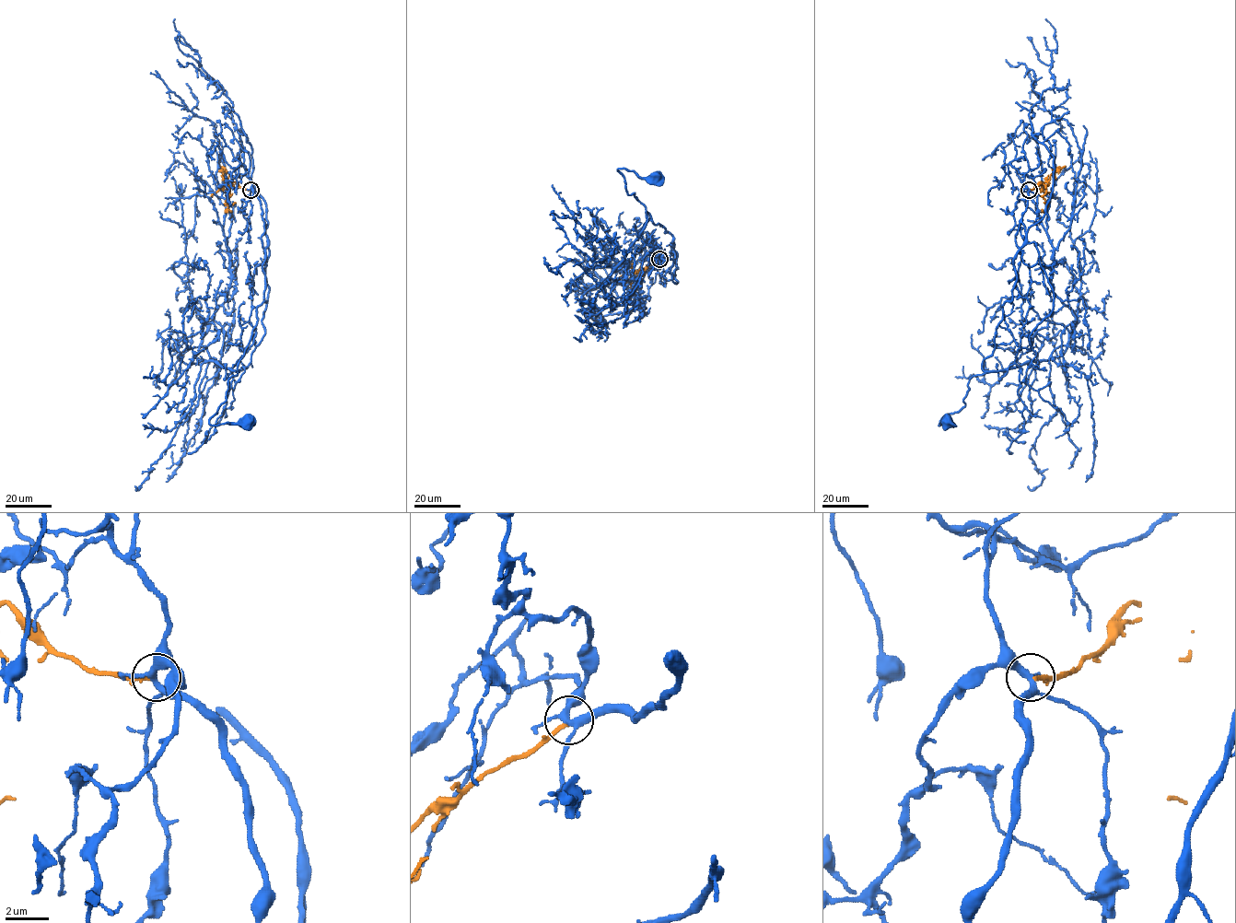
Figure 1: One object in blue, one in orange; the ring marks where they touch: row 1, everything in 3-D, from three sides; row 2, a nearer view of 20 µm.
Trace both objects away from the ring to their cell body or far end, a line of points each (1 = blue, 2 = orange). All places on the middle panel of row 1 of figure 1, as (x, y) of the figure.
1: (659, 259), (670, 251), (675, 255), (672, 236), (646, 215), (635, 193), (627, 193), (618, 169), (656, 177)
2: (659, 259), (638, 275), (636, 273), (635, 276), (635, 272), (639, 275)

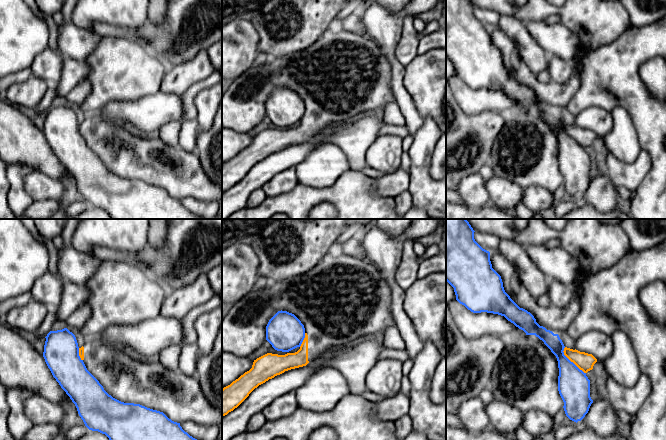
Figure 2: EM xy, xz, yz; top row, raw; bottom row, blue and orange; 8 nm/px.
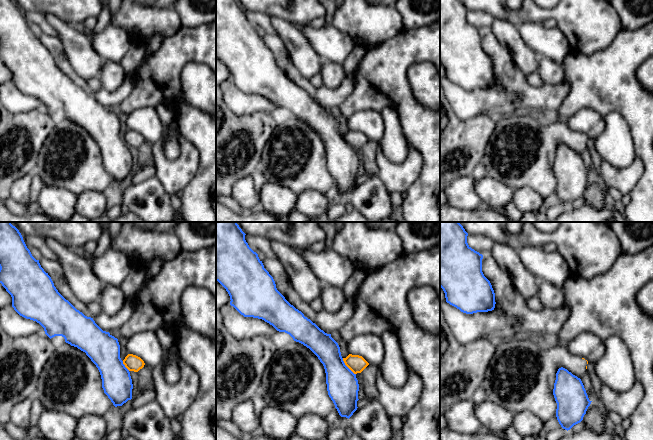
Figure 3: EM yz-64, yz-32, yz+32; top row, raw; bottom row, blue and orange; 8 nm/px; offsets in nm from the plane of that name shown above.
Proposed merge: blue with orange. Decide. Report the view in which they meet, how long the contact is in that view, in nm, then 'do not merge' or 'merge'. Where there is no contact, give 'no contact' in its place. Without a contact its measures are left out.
yz | 280 nm | do not merge

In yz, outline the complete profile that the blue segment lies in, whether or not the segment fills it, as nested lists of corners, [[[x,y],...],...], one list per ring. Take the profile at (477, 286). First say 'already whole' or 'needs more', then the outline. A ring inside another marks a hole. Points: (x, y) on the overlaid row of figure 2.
already whole; [[[446,219],[446,281],[454,288],[456,300],[473,313],[487,312],[504,316],[526,335],[535,335],[542,340],[558,361],[558,391],[564,402],[565,414],[576,423],[581,421],[593,403],[590,380],[564,355],[565,346],[559,335],[540,326],[530,312],[520,308],[505,292],[501,276],[492,268],[490,252],[475,241],[474,232],[466,219]]]

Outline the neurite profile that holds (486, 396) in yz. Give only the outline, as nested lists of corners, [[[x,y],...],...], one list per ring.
[[[485,388],[481,391],[479,398],[484,403],[484,406],[487,406],[494,400],[494,396],[488,388]]]

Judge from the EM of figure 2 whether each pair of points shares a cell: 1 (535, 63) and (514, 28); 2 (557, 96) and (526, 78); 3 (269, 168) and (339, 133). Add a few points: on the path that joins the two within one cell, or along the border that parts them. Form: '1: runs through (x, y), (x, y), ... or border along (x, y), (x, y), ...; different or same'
1: runs through (532, 54), (522, 37); same
2: runs through (549, 93), (544, 92), (534, 84); same
3: runs through (286, 158), (303, 150), (322, 137); same

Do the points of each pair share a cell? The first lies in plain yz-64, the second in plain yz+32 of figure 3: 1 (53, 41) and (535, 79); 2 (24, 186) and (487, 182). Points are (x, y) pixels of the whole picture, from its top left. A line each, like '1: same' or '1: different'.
1: different
2: different

